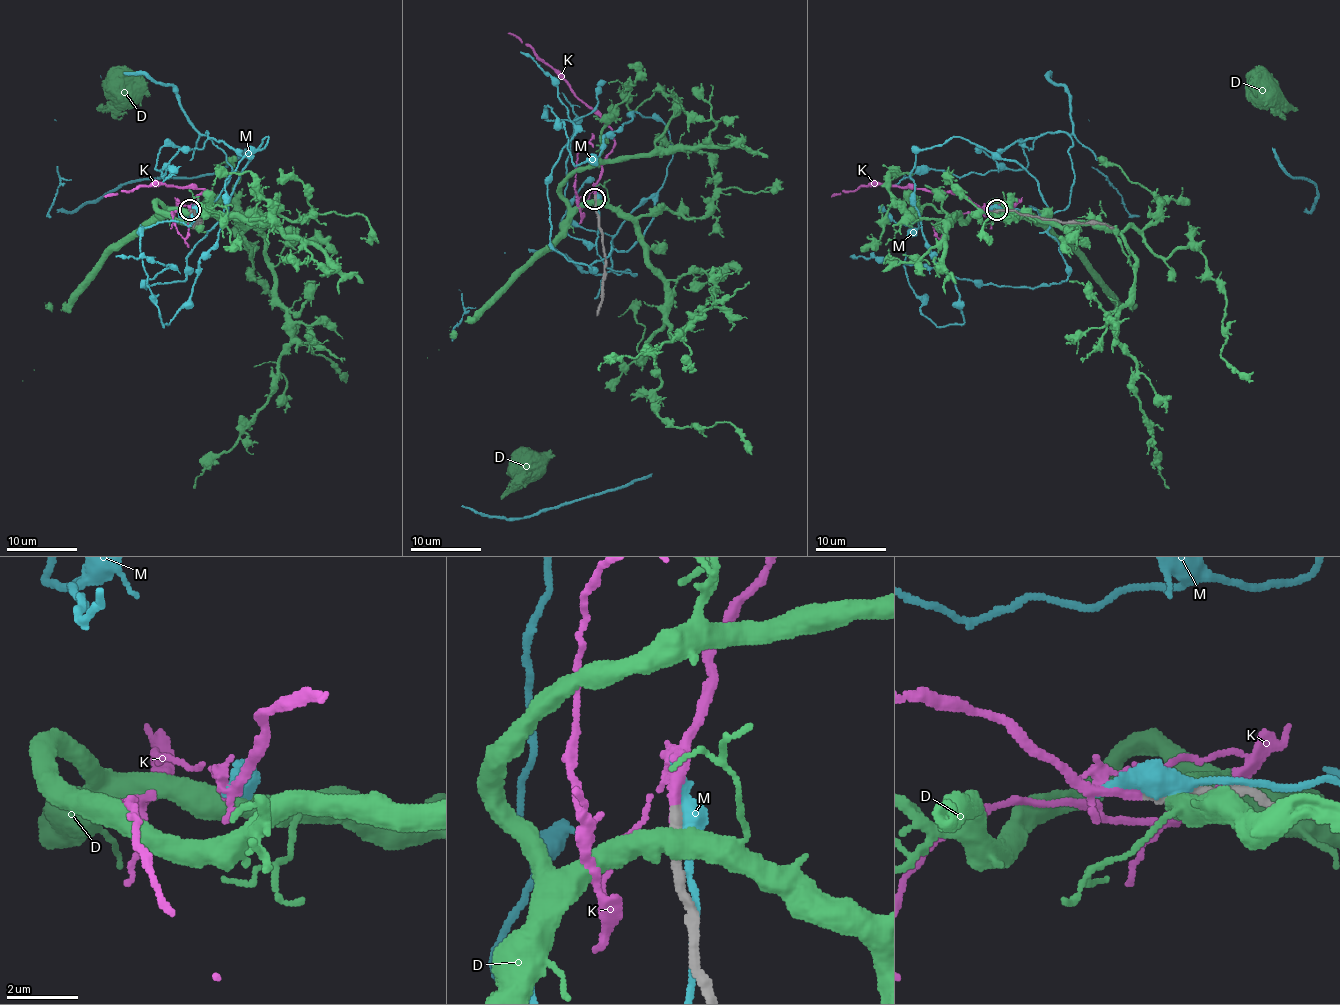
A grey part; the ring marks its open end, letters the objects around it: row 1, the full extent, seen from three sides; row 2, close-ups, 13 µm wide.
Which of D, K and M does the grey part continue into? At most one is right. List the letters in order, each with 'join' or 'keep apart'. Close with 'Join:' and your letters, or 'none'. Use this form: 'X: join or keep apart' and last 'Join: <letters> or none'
D: keep apart
K: join
M: keep apart
Join: K

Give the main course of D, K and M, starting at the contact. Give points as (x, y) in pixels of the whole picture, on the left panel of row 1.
D: (190, 211), (260, 225), (243, 230), (230, 203), (211, 196), (149, 96), (123, 84)
K: (190, 211), (199, 195), (209, 191), (149, 184), (104, 196)
M: (190, 211), (227, 182), (223, 152), (171, 86), (100, 75), (47, 214), (128, 182), (208, 175), (248, 149)

